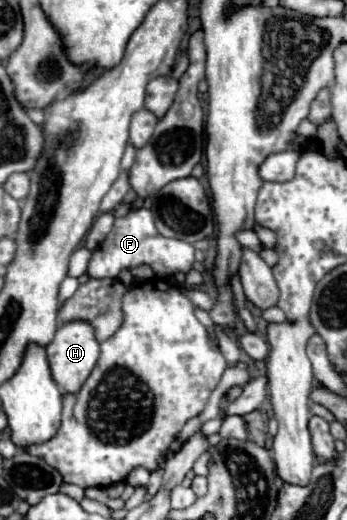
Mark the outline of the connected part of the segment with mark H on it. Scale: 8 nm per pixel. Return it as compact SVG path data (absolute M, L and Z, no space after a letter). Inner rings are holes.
M69 320L57 328L55 338L47 344L47 358L53 372L55 382L63 388L63 392L77 392L99 358L99 340L95 338L95 328L87 320Z

